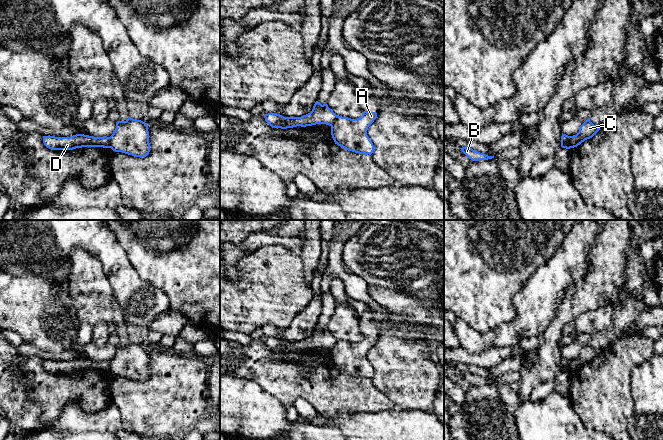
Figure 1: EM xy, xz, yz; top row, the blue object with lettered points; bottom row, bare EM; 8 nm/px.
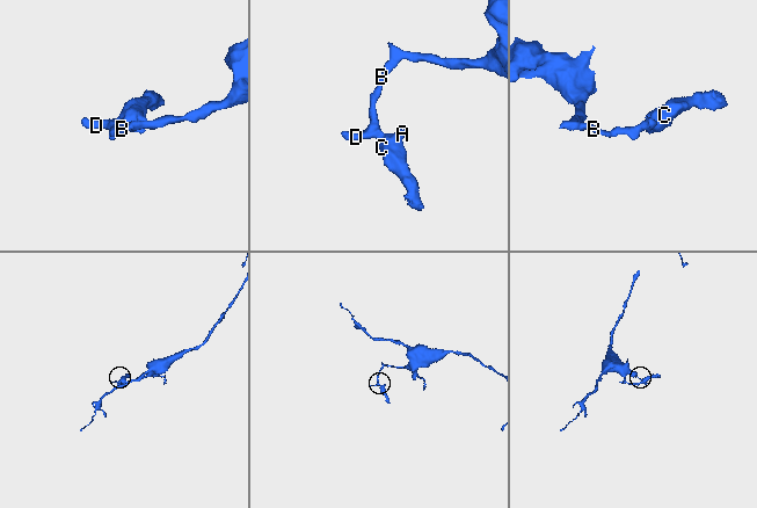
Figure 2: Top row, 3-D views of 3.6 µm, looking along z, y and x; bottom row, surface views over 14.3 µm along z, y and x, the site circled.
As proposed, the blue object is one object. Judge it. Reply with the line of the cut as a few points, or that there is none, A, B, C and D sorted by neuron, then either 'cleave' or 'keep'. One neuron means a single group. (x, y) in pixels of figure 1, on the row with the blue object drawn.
cut yz (568, 136), (568, 145), (570, 147); groups A C / B D; cleave

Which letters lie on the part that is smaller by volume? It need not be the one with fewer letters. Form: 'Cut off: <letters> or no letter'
Cut off: A, C

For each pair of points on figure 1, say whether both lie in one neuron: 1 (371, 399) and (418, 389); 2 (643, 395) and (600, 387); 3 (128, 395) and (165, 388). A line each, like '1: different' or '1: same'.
1: different
2: different
3: same

